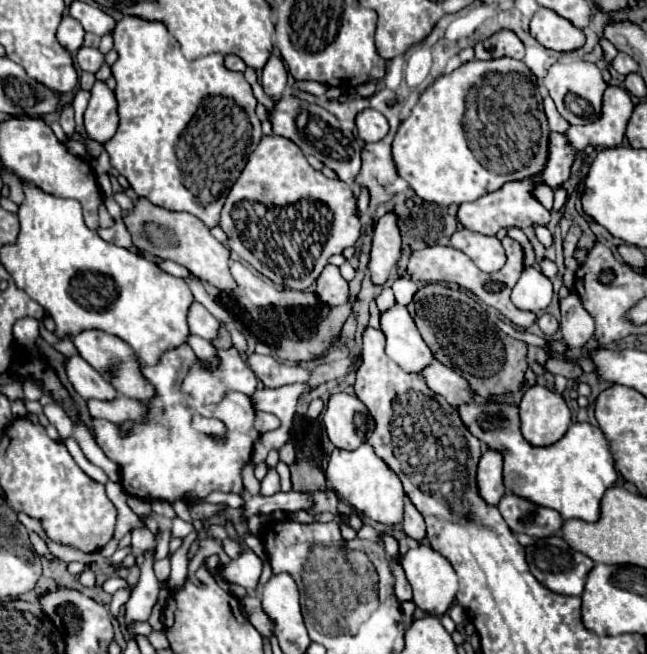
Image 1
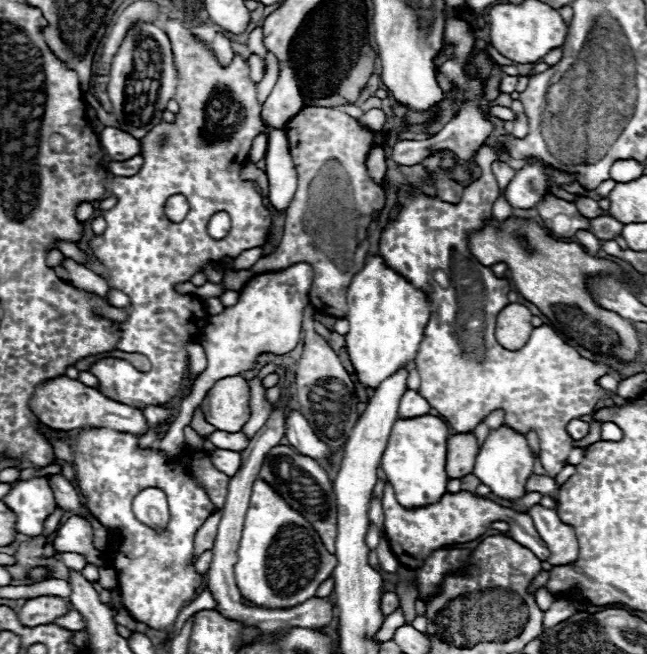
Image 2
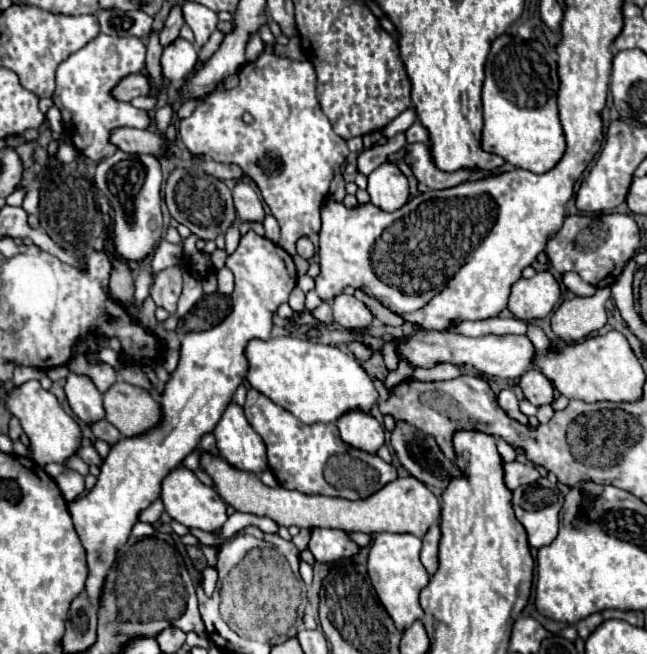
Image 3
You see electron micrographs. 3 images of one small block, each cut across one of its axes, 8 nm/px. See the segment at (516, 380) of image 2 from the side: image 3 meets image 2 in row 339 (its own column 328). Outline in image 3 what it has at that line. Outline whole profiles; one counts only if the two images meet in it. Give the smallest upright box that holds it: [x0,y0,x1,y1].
[244,388,358,564]

